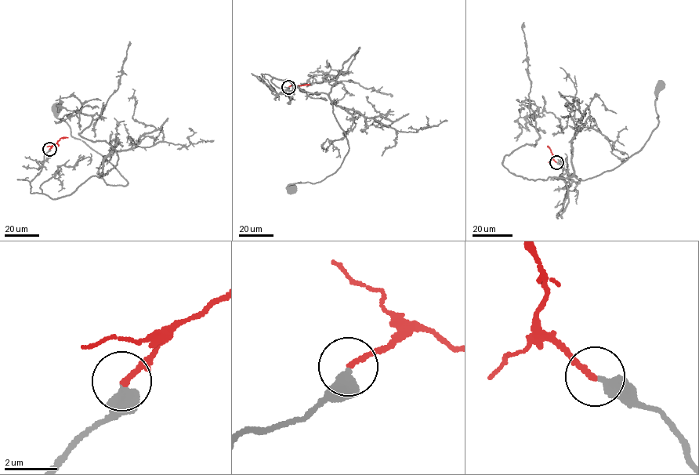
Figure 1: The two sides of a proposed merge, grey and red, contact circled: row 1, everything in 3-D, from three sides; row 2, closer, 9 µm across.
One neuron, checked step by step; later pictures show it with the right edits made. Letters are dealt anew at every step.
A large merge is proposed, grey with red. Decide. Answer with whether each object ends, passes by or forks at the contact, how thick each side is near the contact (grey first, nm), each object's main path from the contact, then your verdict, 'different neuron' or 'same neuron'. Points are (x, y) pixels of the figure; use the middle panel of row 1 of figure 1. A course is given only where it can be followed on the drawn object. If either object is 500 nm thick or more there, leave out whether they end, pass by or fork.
grey ends | red ends | 420/200 nm | grey via (288, 87), (278, 94), (261, 74), (326, 93), (349, 150), (334, 173), (313, 183), (291, 183), (290, 190) | red via (288, 86), (309, 85) | same neuron

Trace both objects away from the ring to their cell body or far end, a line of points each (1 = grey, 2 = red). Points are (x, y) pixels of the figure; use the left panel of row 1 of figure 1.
1: (49, 149), (31, 193), (59, 198), (95, 175), (127, 185), (71, 135), (56, 108)
2: (49, 149), (61, 138), (67, 137)

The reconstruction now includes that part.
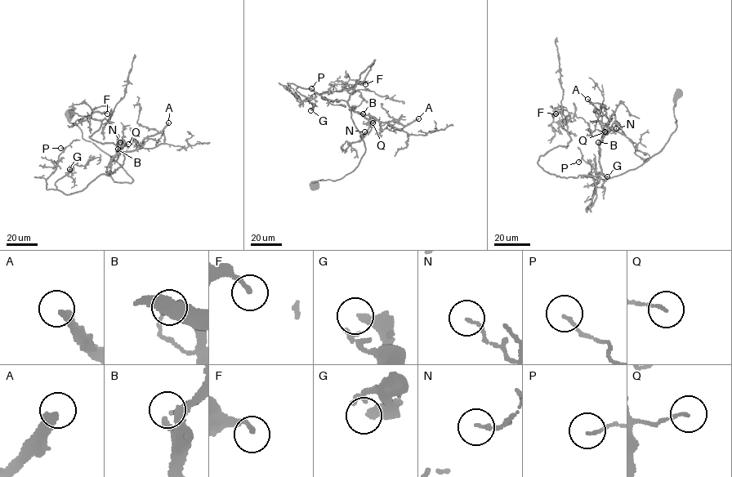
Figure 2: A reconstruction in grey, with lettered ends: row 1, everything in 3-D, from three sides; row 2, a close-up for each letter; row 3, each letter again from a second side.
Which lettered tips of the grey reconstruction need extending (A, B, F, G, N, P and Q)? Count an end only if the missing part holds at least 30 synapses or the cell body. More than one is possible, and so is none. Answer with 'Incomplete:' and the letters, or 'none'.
Incomplete: A, B

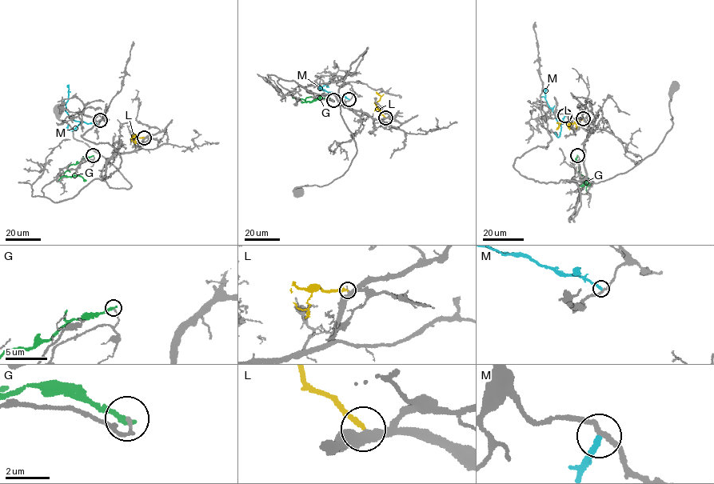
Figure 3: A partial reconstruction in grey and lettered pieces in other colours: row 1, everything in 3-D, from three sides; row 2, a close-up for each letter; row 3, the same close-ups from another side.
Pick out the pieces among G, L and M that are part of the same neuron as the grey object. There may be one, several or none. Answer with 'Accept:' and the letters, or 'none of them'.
Accept: L

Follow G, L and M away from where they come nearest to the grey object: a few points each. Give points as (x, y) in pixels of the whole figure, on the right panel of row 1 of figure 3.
G: (577, 156), (579, 172), (589, 185), (585, 180), (580, 186)
L: (583, 118), (573, 123), (560, 123), (556, 130)
M: (565, 115), (560, 125), (545, 98), (546, 88)

